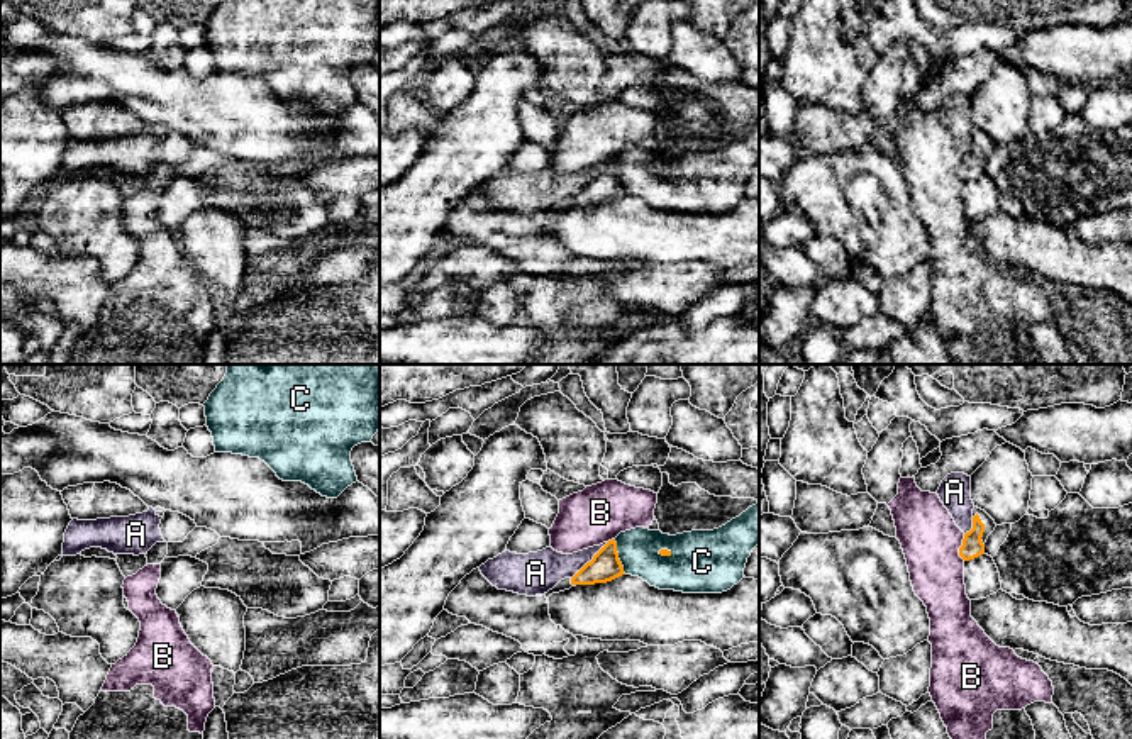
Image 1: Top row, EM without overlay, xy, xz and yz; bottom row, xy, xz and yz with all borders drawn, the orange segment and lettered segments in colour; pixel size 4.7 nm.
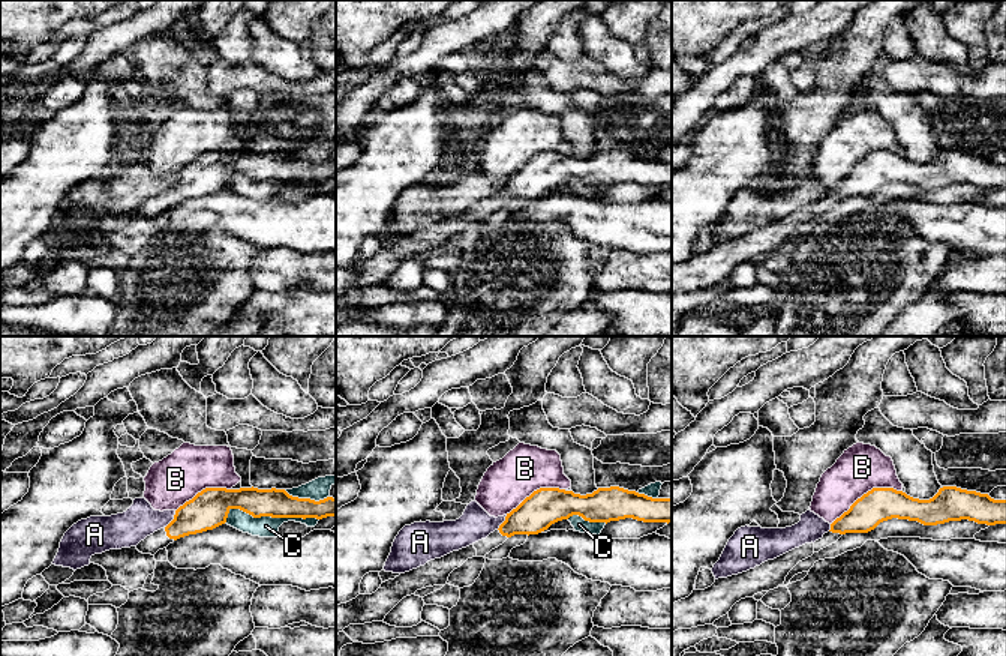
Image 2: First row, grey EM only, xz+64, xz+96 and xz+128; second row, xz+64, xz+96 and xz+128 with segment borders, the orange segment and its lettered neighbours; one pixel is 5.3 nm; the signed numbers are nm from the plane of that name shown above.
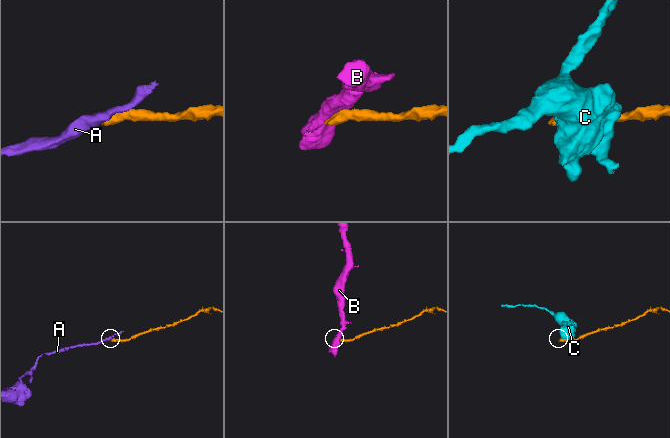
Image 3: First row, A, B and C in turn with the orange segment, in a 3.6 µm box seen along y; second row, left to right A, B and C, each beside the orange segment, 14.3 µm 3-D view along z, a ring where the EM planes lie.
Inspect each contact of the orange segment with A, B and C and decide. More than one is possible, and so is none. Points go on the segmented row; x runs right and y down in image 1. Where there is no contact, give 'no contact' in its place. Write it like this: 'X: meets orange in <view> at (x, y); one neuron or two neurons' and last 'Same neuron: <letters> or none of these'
A: meets orange in xz at (590, 561); two neurons
B: meets orange in yz at (959, 548); two neurons
C: meets orange in xz at (617, 556); two neurons
Same neuron: none of these

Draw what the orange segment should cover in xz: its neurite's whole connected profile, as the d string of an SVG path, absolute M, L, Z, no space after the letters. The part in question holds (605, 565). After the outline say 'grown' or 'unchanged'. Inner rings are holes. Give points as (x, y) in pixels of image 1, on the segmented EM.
M612 539L573 578L564 578L549 590L546 598L549 600L552 593L569 590L576 585L607 583L622 575L625 575L624 566L619 559L617 542Z; grown

